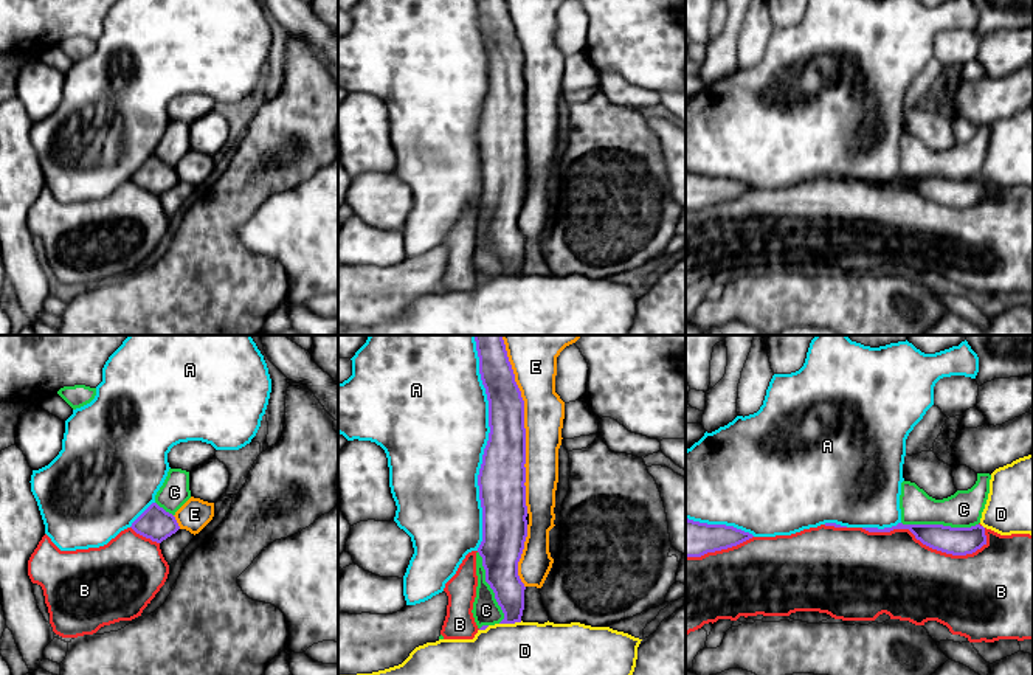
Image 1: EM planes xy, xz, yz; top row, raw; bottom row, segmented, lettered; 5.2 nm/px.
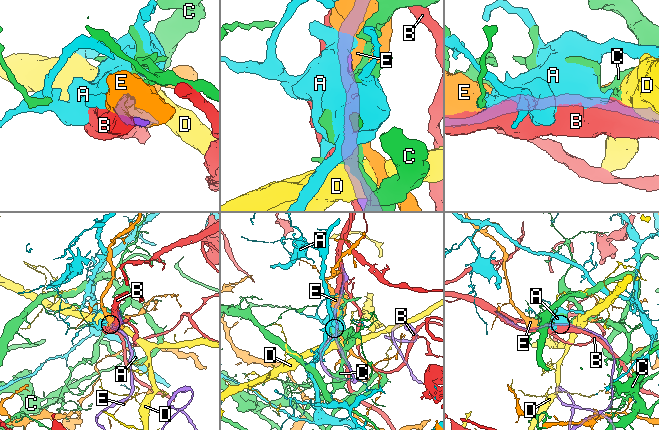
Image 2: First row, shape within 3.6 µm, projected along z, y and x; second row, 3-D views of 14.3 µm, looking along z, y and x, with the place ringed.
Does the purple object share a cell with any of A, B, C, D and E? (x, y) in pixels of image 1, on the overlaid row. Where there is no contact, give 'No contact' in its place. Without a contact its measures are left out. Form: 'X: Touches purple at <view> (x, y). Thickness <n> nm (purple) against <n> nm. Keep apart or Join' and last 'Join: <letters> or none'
A: Touches purple at xz (487, 443). Thickness 240 nm (purple) against 480 nm. Keep apart
B: Touches purple at yz (925, 543). Thickness 140 nm (purple) against 420 nm. Join
C: Touches purple at yz (940, 525). Thickness 140 nm (purple) against 190 nm. Keep apart
D: Touches purple at xz (511, 623). Thickness 160 nm (purple) against 280 nm. Keep apart
E: Touches purple at xz (523, 424). Thickness 220 nm (purple) against 200 nm. Keep apart
Join: B

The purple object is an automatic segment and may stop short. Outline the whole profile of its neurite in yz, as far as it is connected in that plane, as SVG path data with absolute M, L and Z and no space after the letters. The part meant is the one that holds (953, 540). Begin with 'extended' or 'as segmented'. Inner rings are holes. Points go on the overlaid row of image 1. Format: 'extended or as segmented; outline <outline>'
extended; outline M686 518L686 635L718 619L737 621L740 616L789 616L796 611L827 613L842 621L875 621L886 613L890 619L909 621L924 625L937 621L949 628L952 635L965 636L969 642L994 642L999 639L1033 639L1033 535L1000 535L980 523L971 528L951 528L943 524L903 524L892 528L847 528L825 523L817 528L803 529L791 535L754 537L749 532L726 524L707 524Z

